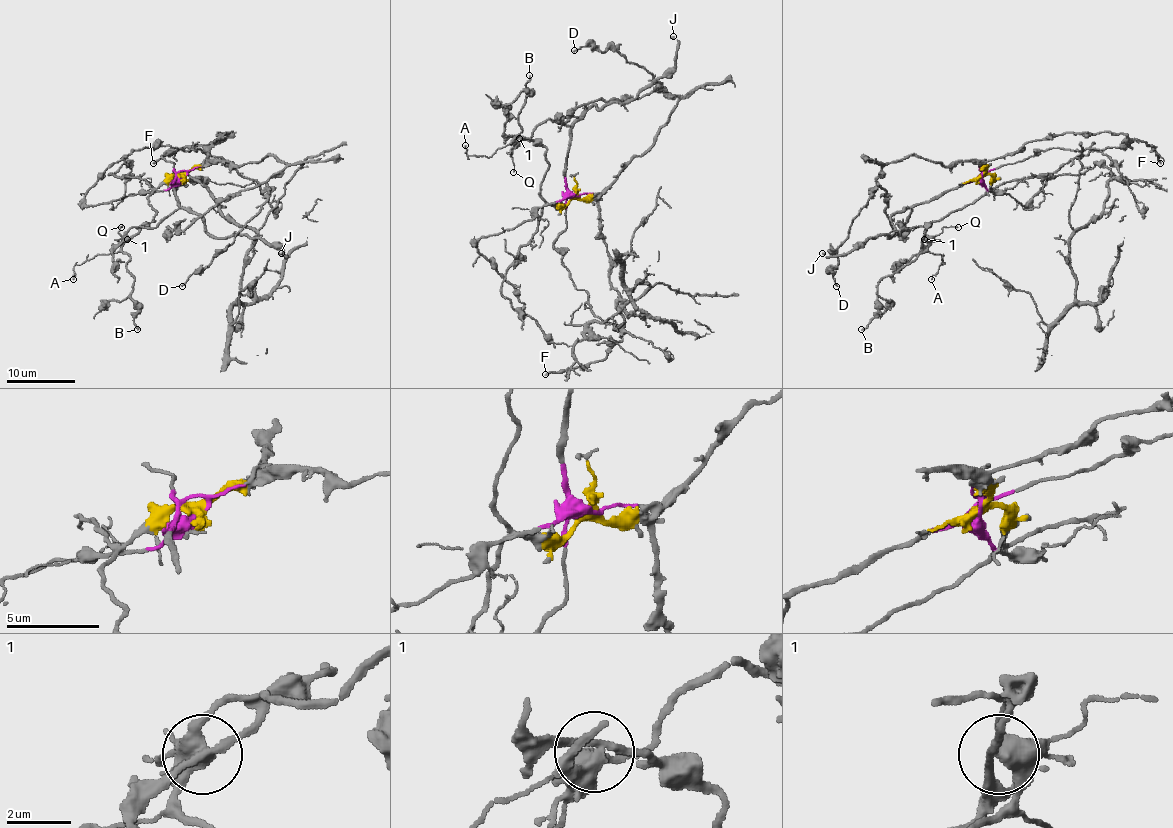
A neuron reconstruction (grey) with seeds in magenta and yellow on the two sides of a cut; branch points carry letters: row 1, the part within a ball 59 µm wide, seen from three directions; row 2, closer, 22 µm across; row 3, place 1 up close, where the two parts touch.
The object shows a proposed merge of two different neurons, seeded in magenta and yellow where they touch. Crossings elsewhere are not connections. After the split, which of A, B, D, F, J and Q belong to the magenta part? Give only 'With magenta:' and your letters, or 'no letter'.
With magenta: A, B, J, Q

